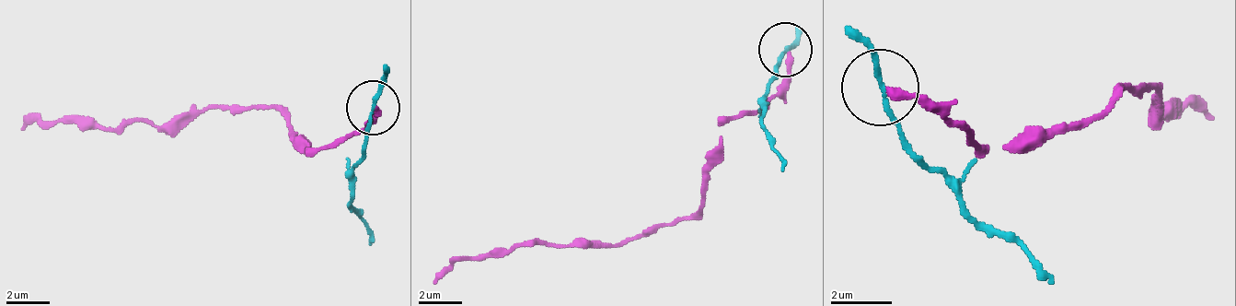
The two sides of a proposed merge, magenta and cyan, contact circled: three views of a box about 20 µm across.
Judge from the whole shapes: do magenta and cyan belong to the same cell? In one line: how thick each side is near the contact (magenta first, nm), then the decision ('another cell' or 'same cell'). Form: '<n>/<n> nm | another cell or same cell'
260/150 nm | another cell

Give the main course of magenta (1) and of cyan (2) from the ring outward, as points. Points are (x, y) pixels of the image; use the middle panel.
1: (786, 48), (786, 80), (754, 112), (721, 123), (721, 161), (689, 215), (619, 241), (496, 247), (432, 285)
2: (786, 48), (765, 97), (765, 139), (781, 171)

